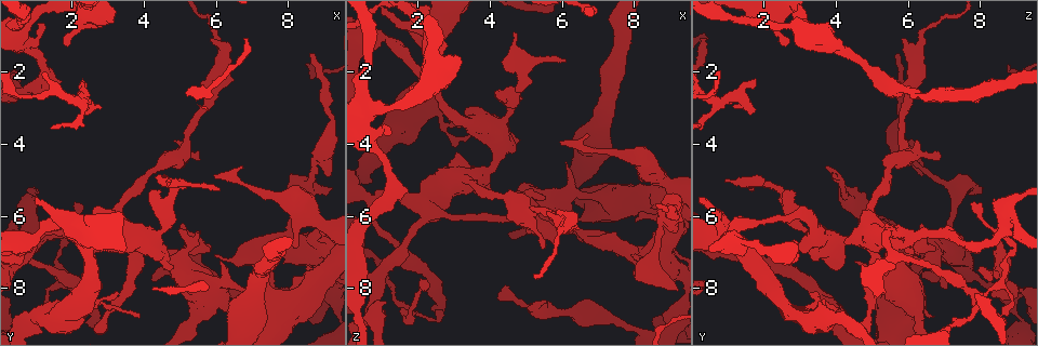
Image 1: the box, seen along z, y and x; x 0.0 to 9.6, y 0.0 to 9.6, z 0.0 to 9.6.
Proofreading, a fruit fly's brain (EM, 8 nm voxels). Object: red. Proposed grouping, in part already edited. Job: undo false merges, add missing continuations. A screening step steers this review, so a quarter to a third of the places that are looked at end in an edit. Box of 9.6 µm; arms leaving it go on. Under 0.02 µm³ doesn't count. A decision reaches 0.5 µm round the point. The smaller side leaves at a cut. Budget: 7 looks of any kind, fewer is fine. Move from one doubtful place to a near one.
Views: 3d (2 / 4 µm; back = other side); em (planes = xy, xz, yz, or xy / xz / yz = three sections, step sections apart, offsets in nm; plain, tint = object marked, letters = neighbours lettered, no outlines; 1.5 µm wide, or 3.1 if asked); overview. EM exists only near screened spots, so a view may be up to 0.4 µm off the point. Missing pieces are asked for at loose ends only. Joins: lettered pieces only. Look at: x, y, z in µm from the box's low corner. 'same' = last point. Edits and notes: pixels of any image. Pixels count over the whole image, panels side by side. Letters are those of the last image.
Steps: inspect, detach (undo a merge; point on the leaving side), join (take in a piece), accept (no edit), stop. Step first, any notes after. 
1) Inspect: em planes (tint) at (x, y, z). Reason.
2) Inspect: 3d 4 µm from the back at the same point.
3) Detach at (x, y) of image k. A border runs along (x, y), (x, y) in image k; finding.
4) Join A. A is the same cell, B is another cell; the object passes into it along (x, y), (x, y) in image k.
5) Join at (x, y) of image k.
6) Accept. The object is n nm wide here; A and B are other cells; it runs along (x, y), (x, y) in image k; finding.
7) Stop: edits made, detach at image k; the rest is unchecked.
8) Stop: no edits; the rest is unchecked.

Inspect: 3d 2 µm at (8.60, 1.50, 5.65). End of a long branch.

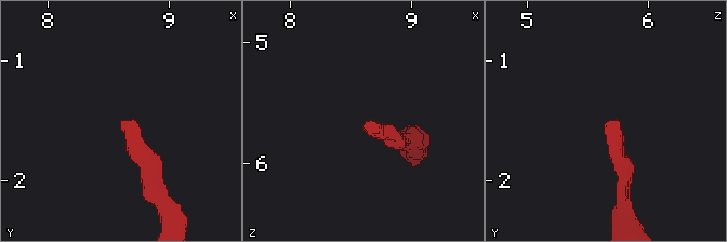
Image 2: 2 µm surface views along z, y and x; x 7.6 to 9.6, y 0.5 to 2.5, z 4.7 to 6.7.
Inspect: em xz step 8 (letters) at (8.60, 1.52, 5.68).

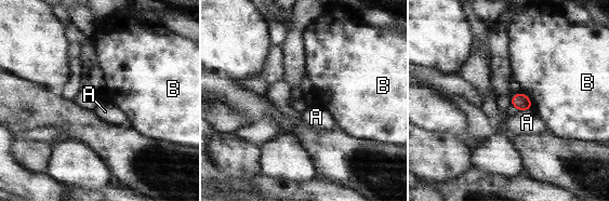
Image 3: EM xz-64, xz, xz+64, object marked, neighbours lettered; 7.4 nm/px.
Inspect: em planes (letters) at the same point.

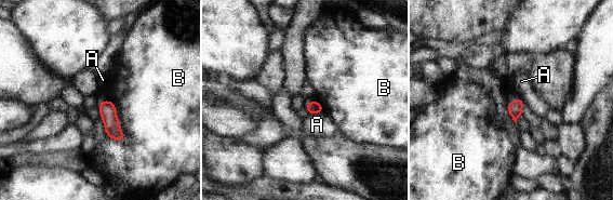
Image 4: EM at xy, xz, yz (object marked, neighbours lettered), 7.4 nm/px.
Accept. A and B are other cells; none of them fits.

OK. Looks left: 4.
Inspect: em planes (letters) at (5.50, 4.30, 6.90). An open end.

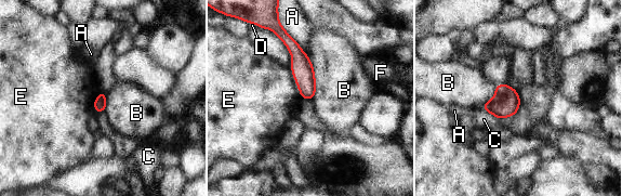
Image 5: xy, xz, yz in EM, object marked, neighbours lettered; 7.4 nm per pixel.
Accept. A, B, C, D, E and F are other cells; a border runs along (305, 54), (314, 73), (313, 98) in image 5; none of them fits.

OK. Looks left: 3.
Inspect: 3d 2 µm from the back at (4.80, 7.50, 3.90). An open end.

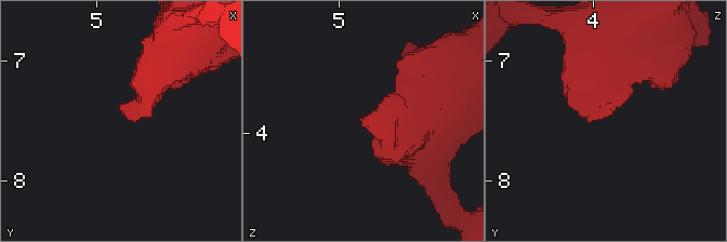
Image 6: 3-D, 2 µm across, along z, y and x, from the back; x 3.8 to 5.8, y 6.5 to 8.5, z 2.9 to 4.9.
Inspect: em planes (plain) at (4.78, 7.48, 3.84). Shape alone is not enough.

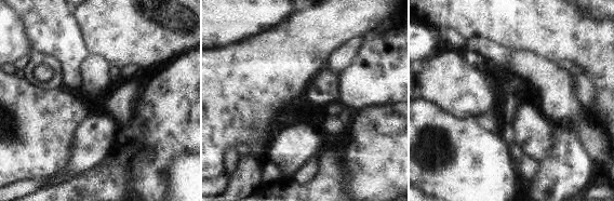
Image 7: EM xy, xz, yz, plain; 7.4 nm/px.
Inspect: em planes (letters) at the same point. What lies round it.

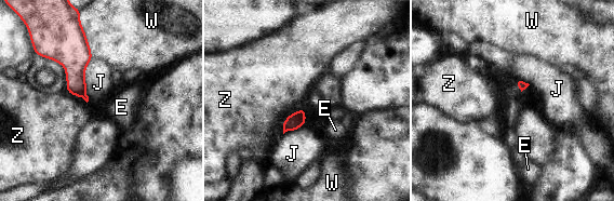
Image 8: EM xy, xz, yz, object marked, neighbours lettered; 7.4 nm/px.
Accept. E, J, W and Z are other cells; a border runs along (305, 107), (285, 119), (282, 133) in image 8; no lettered piece goes on from it.

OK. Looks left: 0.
Stop: no edits; the rest is unchecked.

